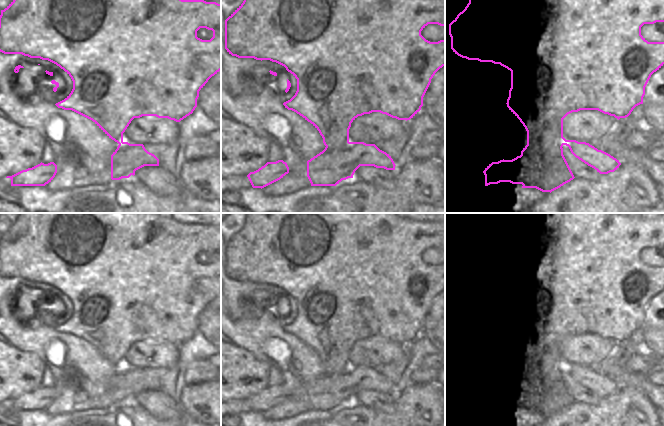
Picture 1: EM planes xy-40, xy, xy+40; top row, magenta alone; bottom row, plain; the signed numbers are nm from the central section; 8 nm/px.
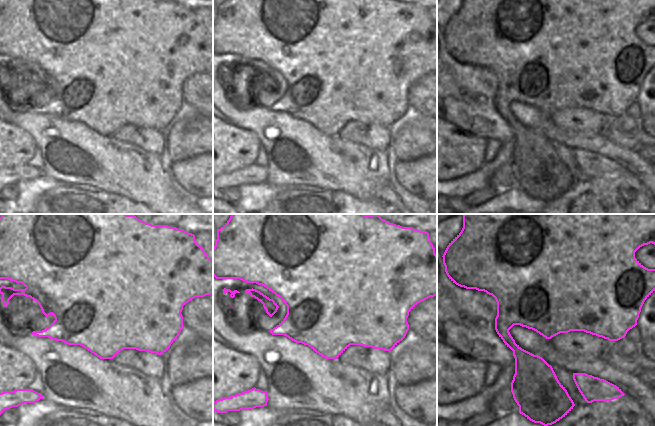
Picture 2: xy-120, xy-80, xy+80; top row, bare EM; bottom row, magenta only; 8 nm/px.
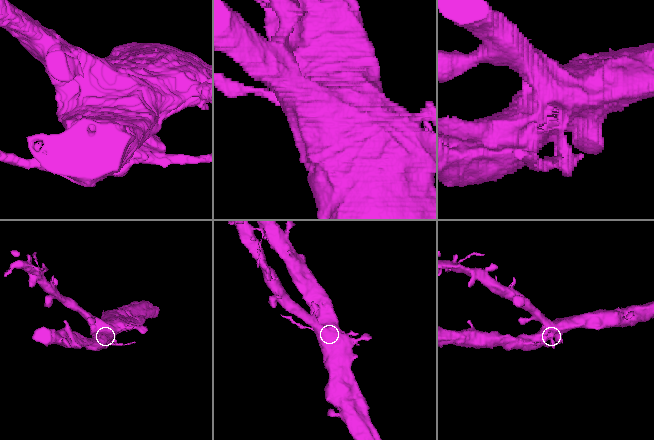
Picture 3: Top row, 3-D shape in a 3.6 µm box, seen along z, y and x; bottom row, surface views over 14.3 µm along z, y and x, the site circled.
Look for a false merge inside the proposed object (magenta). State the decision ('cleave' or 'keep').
cleave

